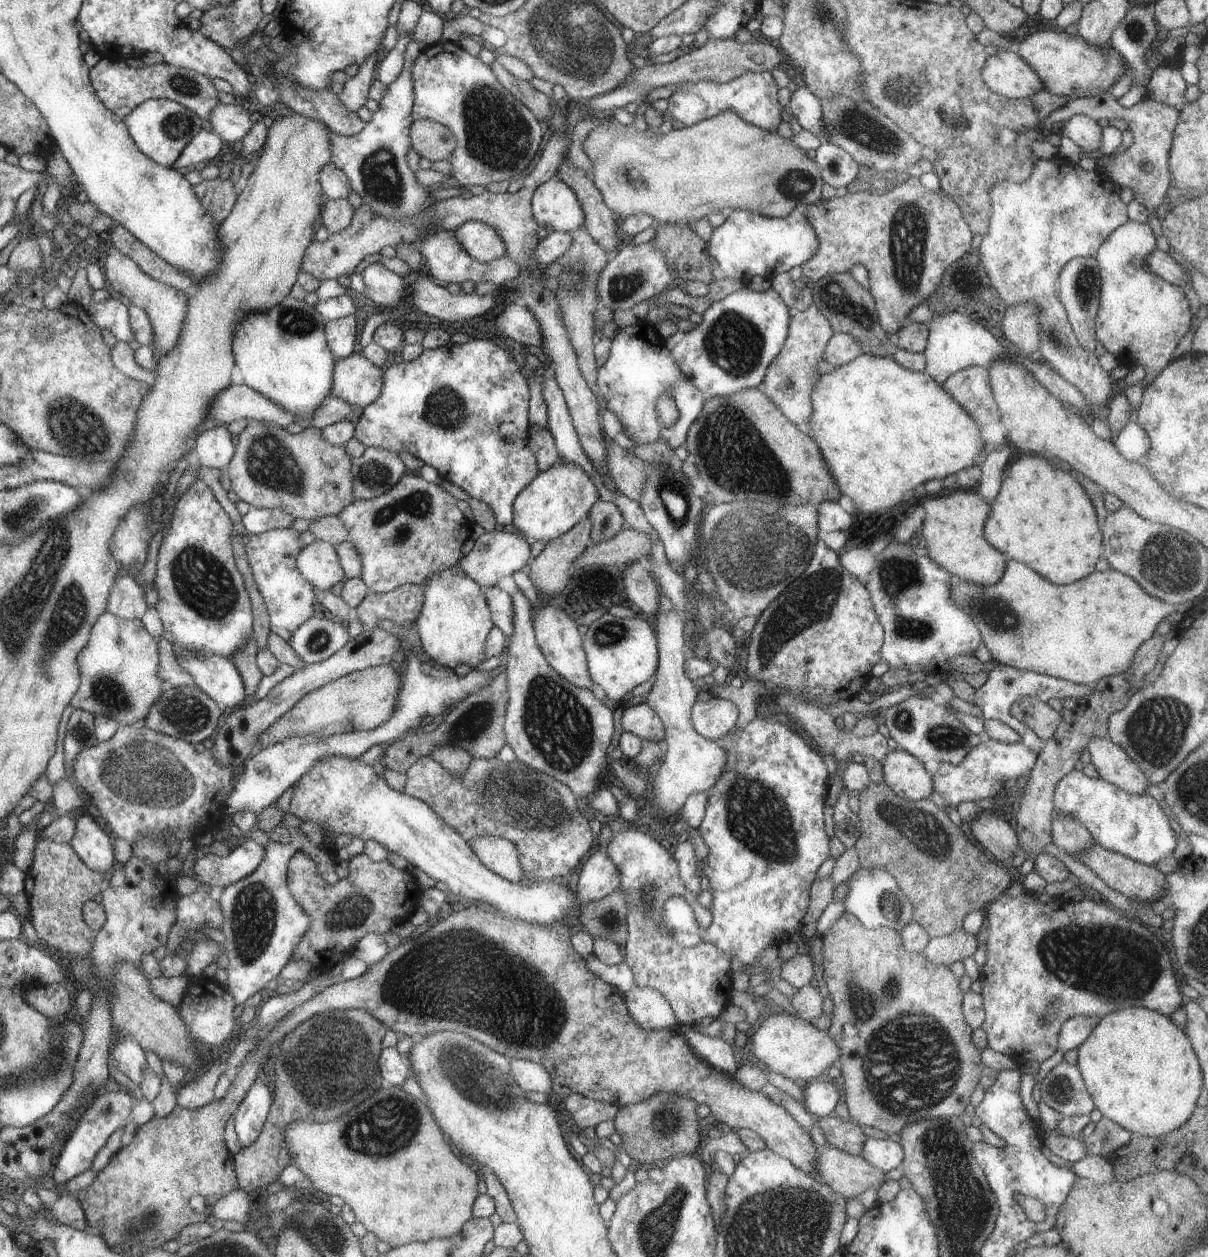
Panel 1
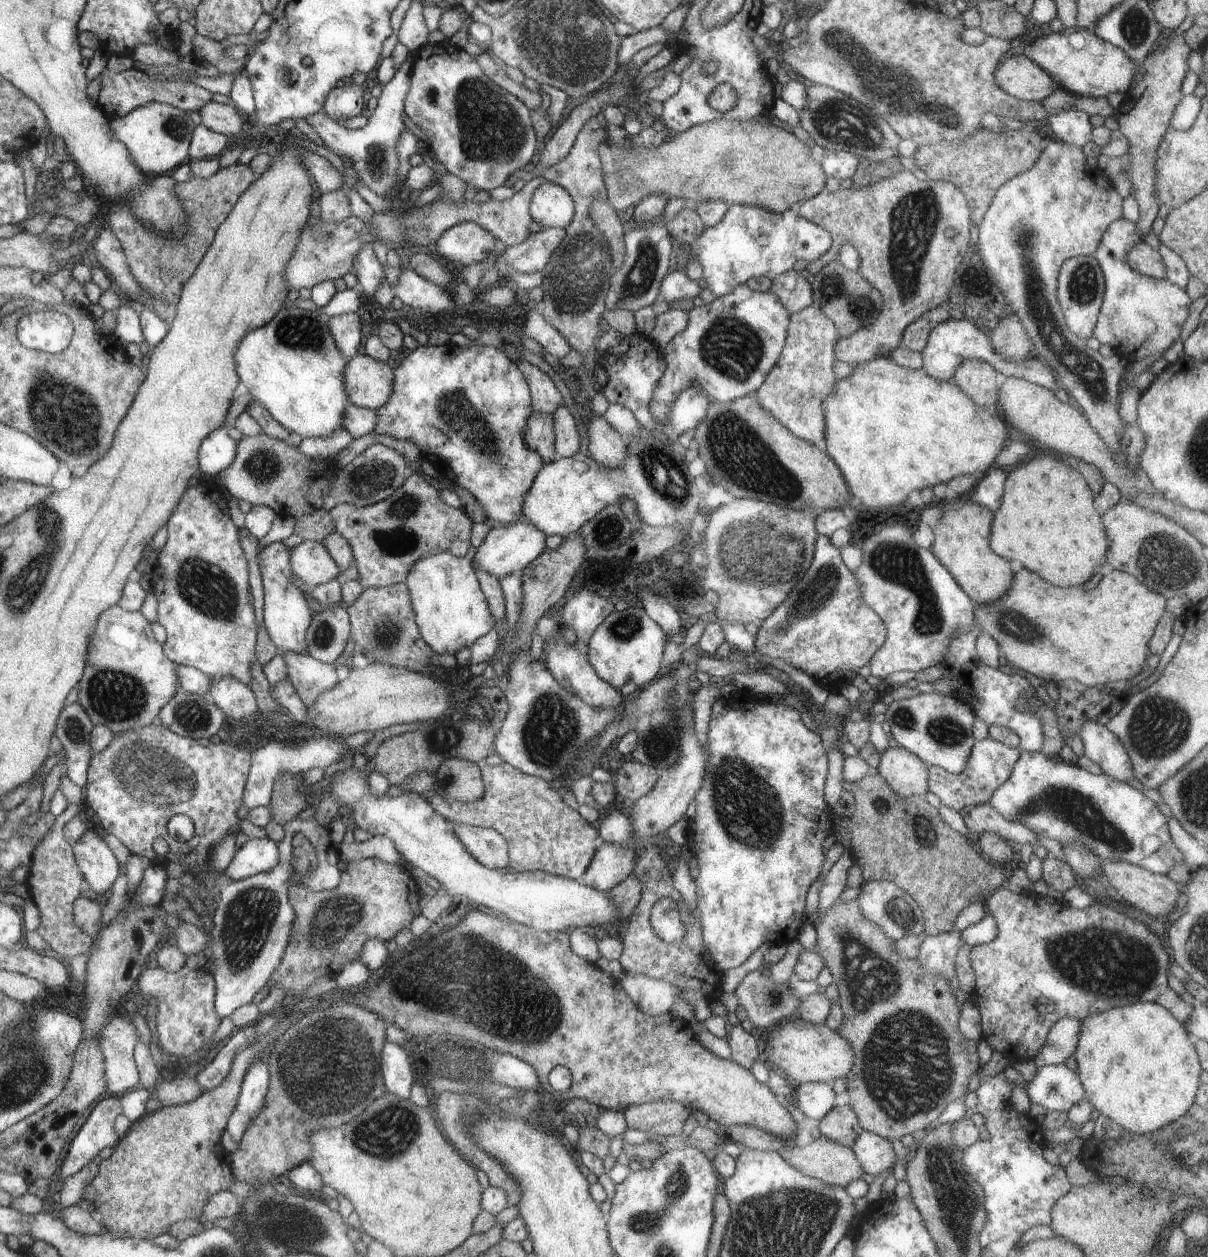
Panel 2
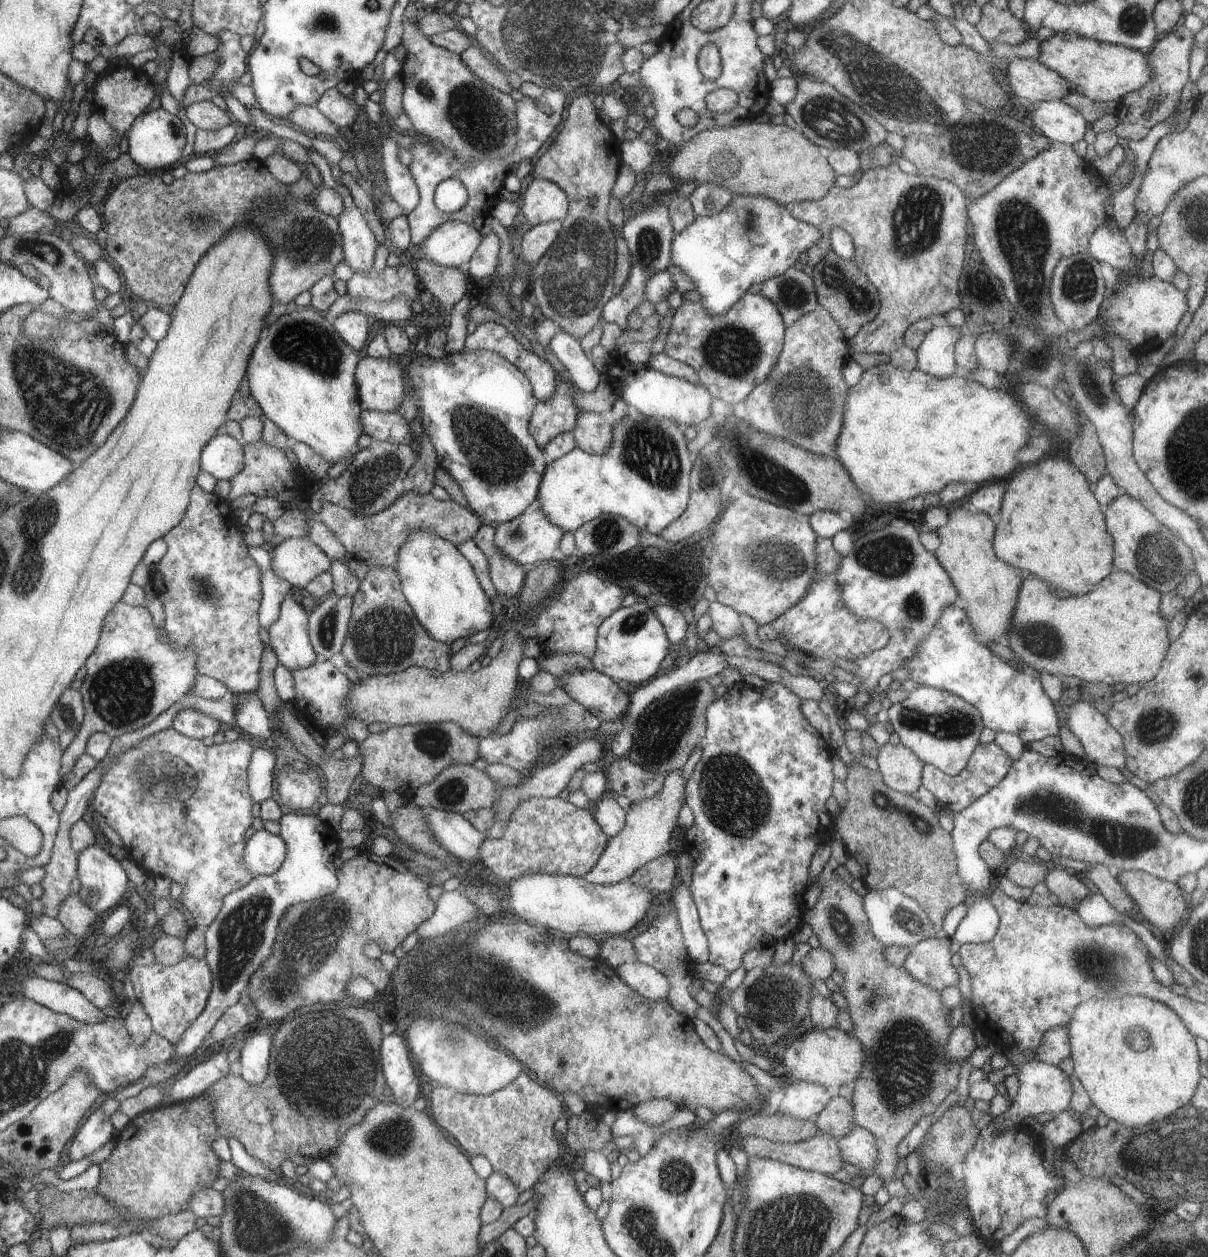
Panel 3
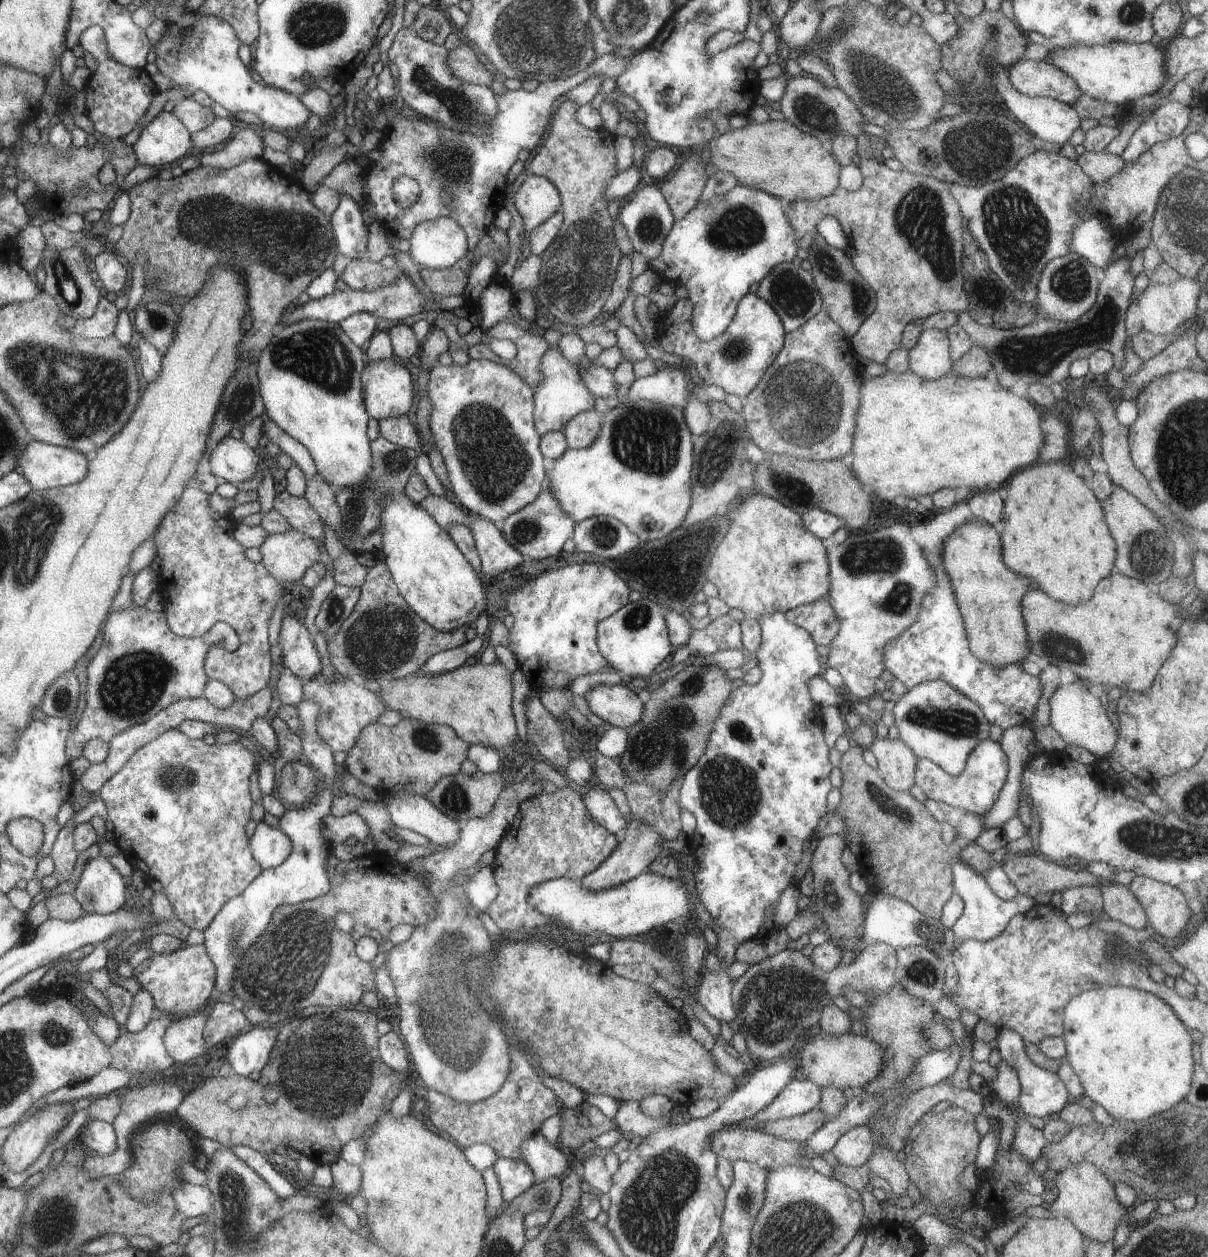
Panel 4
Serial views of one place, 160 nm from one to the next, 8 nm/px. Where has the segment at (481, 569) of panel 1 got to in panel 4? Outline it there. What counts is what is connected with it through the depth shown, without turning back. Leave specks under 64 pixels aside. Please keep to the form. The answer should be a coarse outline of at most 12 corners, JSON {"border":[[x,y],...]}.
{"border":[[545,485],[499,524],[528,559],[560,554],[576,522]]}

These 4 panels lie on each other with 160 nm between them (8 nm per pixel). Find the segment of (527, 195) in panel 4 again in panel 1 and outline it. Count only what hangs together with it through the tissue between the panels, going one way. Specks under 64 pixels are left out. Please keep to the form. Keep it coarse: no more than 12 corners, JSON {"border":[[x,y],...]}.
{"border":[[558,174],[531,198],[538,226],[572,232],[586,213]]}

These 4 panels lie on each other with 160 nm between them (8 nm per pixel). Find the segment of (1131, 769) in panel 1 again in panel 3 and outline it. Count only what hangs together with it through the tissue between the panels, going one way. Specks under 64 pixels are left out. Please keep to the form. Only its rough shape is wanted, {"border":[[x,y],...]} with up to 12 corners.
{"border":[[1084,700],[1065,726],[1096,766],[1126,767],[1122,736]]}

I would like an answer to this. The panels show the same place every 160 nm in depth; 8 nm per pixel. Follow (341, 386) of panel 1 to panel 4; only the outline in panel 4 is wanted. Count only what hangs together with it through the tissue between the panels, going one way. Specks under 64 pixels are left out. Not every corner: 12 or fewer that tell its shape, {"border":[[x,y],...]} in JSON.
{"border":[[394,360],[363,370],[367,412],[408,415],[412,376]]}

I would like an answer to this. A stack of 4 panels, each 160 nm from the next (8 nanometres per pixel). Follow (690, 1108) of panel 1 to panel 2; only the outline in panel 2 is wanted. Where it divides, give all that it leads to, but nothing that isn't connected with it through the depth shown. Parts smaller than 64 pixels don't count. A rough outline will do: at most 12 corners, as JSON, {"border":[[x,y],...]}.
{"border":[[680,1102],[631,1105],[627,1129],[681,1130],[692,1110]]}

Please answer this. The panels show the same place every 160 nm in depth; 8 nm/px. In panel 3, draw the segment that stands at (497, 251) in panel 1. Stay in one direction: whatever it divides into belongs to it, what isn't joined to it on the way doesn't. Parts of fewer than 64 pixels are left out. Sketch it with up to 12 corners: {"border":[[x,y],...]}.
{"border":[[447,221],[422,244],[425,258],[460,268],[484,235],[474,225]]}

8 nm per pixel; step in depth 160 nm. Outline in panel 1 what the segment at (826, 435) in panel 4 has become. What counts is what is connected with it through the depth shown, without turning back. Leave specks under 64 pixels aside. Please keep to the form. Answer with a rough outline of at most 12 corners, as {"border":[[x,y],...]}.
{"border":[[815,305],[792,313],[758,389],[804,434],[834,330]]}

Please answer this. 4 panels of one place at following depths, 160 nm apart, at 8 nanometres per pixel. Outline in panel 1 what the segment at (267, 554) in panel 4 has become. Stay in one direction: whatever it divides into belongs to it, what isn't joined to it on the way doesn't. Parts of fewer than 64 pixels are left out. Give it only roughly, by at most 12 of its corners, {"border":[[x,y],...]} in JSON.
{"border":[[326,541],[304,546],[298,568],[320,592],[346,576]]}

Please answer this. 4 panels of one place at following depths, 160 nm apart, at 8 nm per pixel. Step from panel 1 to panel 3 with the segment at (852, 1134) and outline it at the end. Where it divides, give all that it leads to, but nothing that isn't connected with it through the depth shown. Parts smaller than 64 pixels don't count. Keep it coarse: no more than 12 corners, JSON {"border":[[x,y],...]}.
{"border":[[832,1098],[813,1120],[819,1133],[843,1138],[856,1126],[851,1102]]}

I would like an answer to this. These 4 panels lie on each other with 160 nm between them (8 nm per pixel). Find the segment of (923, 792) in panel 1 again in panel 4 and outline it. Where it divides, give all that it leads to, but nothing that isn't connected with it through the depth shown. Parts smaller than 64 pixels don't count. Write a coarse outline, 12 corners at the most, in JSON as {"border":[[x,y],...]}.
{"border":[[886,737],[869,749],[889,788],[910,791],[917,757]]}

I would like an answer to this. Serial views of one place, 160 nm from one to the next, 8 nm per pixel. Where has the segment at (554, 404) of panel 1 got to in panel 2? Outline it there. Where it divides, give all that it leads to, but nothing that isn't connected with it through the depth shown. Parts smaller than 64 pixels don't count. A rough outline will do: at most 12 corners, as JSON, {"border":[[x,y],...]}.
{"border":[[564,402],[555,417],[555,452],[559,459],[580,451],[571,407]]}

